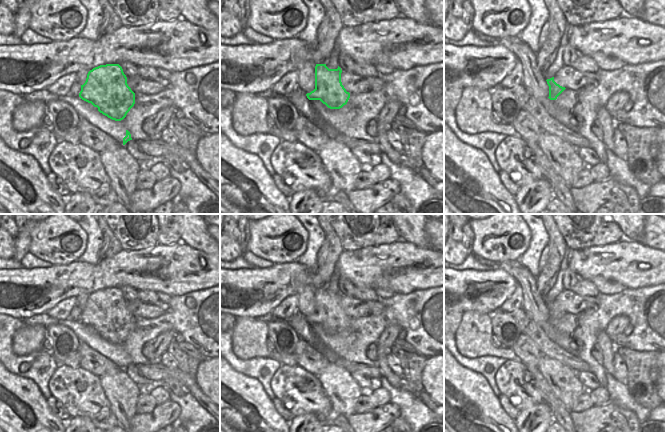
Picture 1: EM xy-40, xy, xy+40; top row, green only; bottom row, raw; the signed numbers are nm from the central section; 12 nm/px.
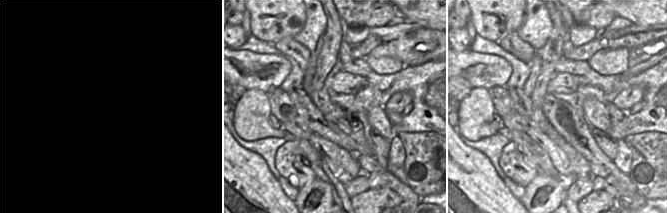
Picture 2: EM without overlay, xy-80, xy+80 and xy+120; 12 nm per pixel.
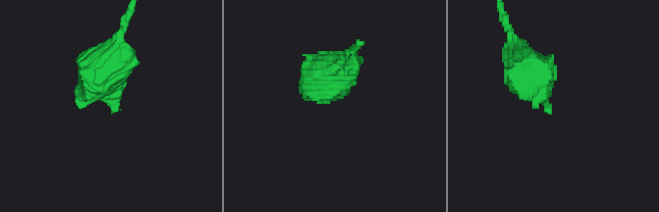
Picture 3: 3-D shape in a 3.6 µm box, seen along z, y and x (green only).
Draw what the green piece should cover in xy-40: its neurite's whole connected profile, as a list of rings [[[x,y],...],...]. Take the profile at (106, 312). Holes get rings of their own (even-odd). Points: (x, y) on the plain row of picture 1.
[[[119,288],[100,289],[90,294],[85,307],[81,309],[79,321],[115,345],[123,344],[135,328],[135,317],[128,310],[127,301]]]

